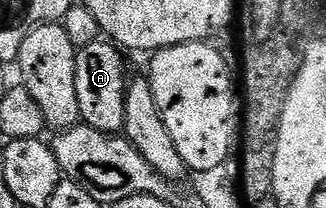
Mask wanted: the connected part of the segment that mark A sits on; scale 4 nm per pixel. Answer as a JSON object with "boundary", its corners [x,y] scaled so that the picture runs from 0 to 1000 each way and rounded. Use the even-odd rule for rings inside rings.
{"boundary":[[[310,188],[282,202],[282,221],[258,221],[233,250],[233,490],[248,591],[273,615],[291,615],[310,635],[362,644],[380,606],[380,471],[387,466],[387,308],[374,293],[377,255],[347,207],[316,202]]]}

